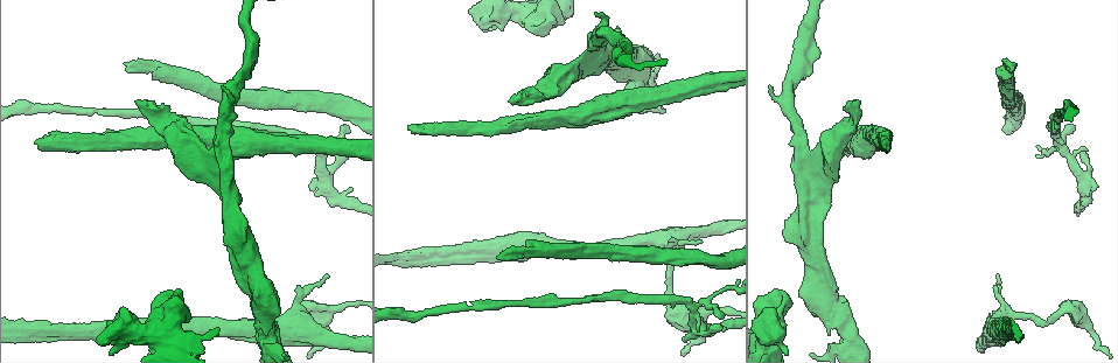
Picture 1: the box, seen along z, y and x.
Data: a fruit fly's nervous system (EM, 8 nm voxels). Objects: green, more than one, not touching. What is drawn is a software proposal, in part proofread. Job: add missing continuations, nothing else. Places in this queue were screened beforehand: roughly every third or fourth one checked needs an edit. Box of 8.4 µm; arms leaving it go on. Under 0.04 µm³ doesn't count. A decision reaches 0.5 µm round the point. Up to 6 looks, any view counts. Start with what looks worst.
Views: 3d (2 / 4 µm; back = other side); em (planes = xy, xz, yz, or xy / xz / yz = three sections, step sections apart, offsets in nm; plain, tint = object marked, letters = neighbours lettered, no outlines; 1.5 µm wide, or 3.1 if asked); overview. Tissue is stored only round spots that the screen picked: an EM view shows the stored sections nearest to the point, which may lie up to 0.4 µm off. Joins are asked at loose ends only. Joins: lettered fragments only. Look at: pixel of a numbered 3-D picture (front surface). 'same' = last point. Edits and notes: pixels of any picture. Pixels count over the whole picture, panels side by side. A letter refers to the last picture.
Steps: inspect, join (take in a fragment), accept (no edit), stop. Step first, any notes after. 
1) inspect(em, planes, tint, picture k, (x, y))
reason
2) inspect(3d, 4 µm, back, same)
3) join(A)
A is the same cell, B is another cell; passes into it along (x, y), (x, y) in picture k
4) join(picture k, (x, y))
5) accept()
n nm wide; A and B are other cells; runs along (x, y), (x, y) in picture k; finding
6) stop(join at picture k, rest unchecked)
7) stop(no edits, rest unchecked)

inspect(em, xz, step 4, letters, picture 1, (1013, 63))
long arm stops here

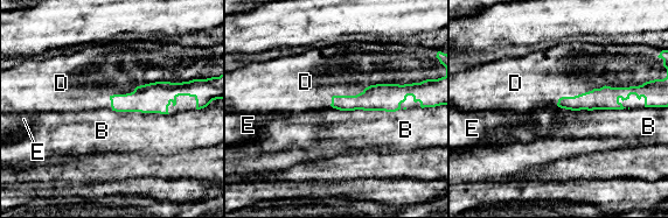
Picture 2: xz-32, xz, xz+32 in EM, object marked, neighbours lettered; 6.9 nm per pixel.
inspect(em, xy, step 4, letters, same)
cut it another way

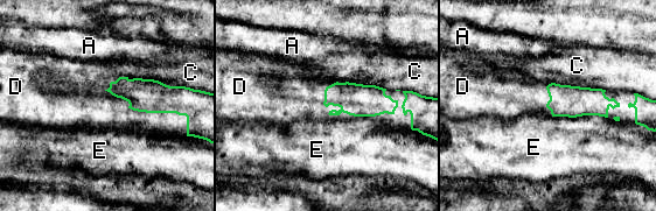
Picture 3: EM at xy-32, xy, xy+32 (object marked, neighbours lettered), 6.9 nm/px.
join(D)
D is the same cell, A, C and E are other cells; the neuron continues

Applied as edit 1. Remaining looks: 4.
inspect(overview)

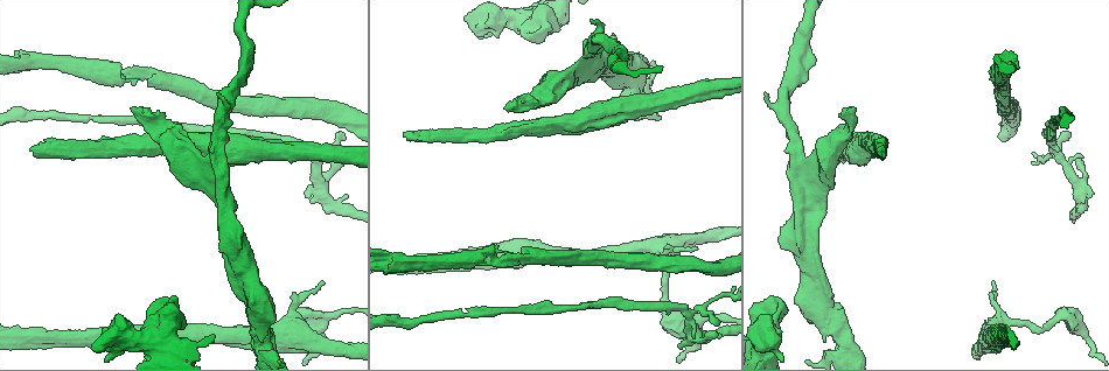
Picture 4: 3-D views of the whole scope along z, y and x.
inspect(em, yz, step 4, tint, picture 4, (855, 108))
long arm stops here

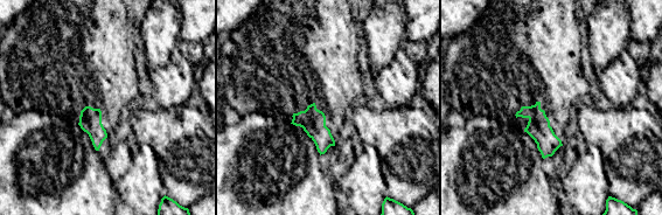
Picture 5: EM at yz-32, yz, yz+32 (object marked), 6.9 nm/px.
inspect(em, xy, step 4, letters, same)
another direction

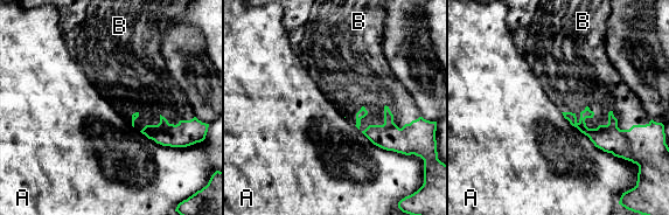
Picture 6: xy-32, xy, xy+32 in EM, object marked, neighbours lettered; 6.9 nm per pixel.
join(B)
B is the same cell, A is another cell; the neuron continues

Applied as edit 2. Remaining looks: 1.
stop(join at picture 3, join at picture 6, rest unchecked)

